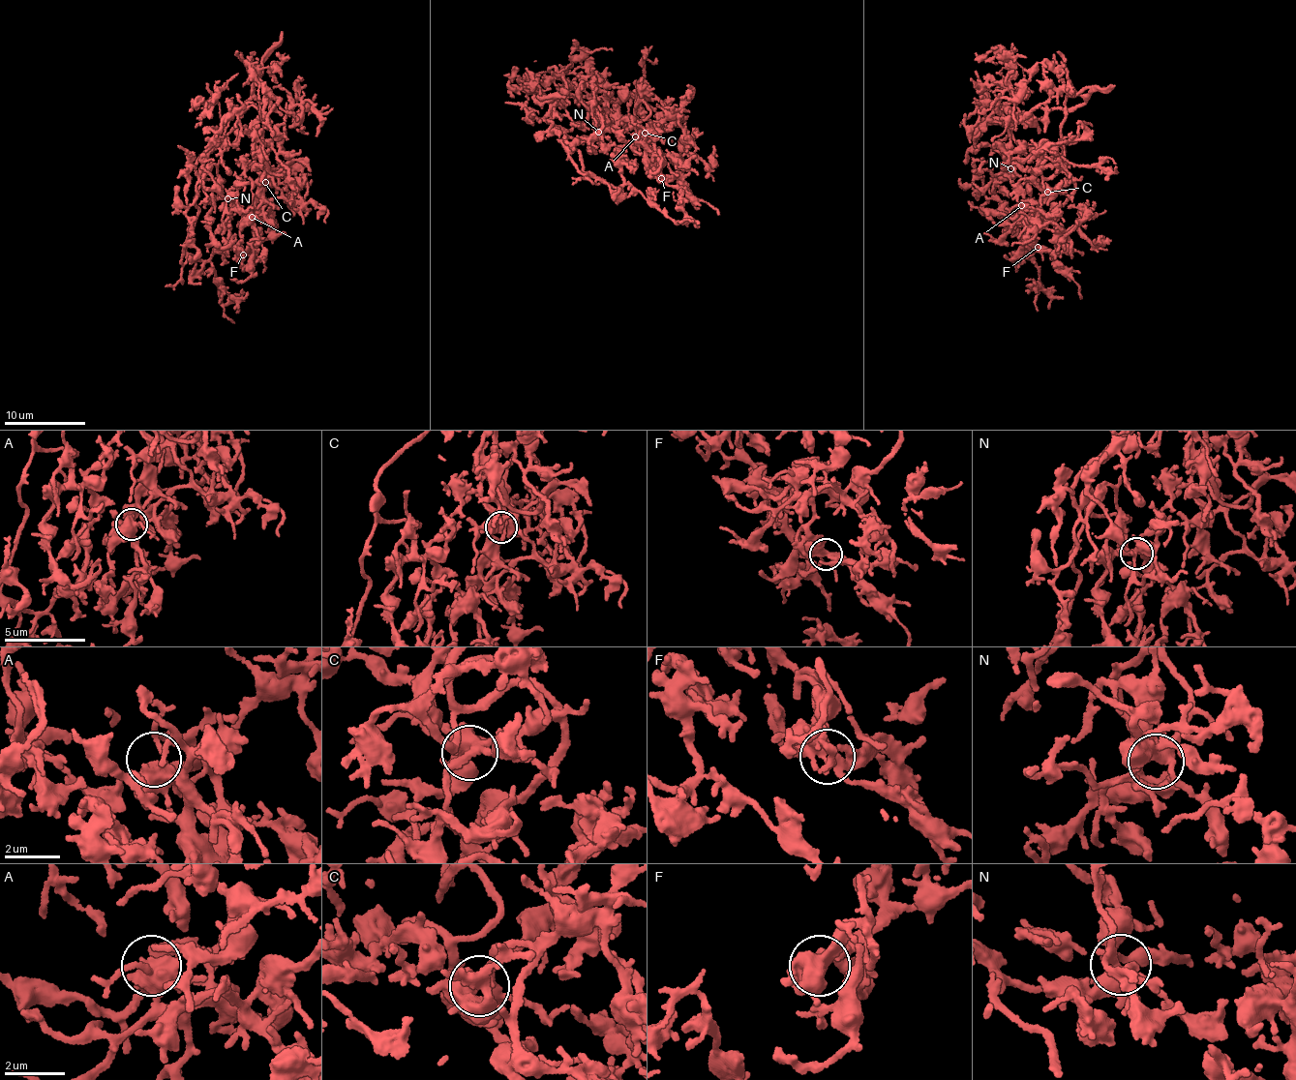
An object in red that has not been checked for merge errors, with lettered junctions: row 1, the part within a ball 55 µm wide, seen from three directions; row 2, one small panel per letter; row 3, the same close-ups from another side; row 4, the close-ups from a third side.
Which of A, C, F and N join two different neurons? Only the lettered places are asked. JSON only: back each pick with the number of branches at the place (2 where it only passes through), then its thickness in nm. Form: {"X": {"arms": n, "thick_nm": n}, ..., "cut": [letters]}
{"cut": []}

